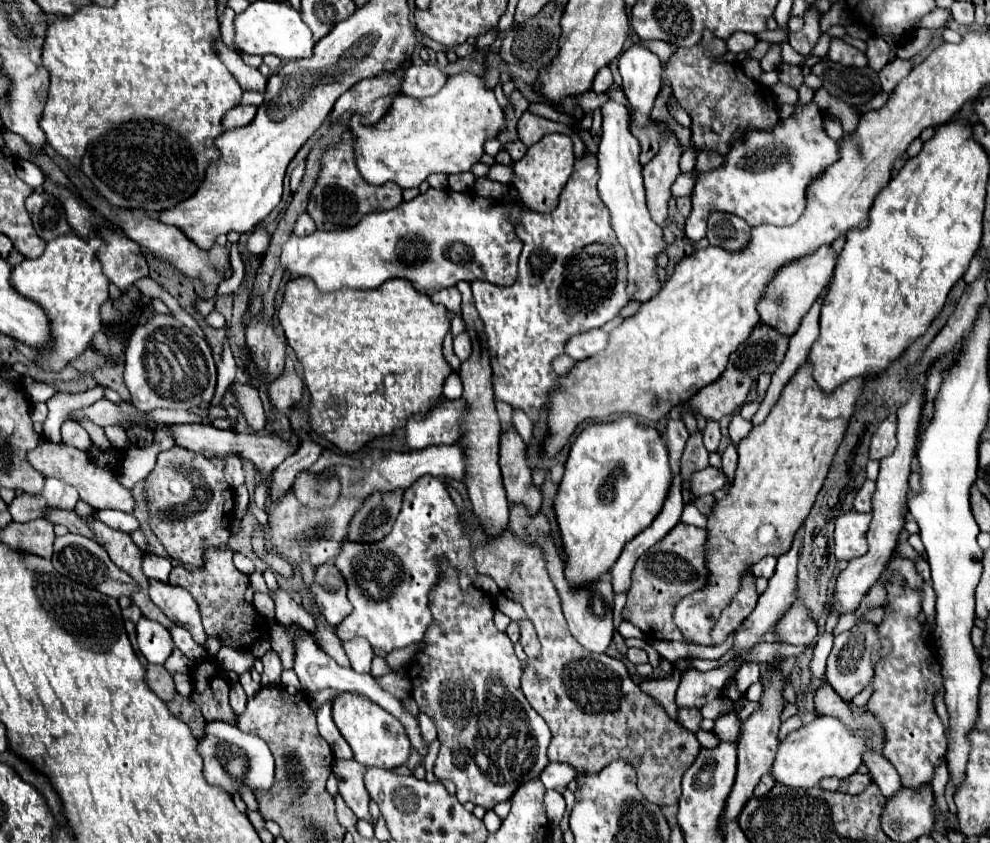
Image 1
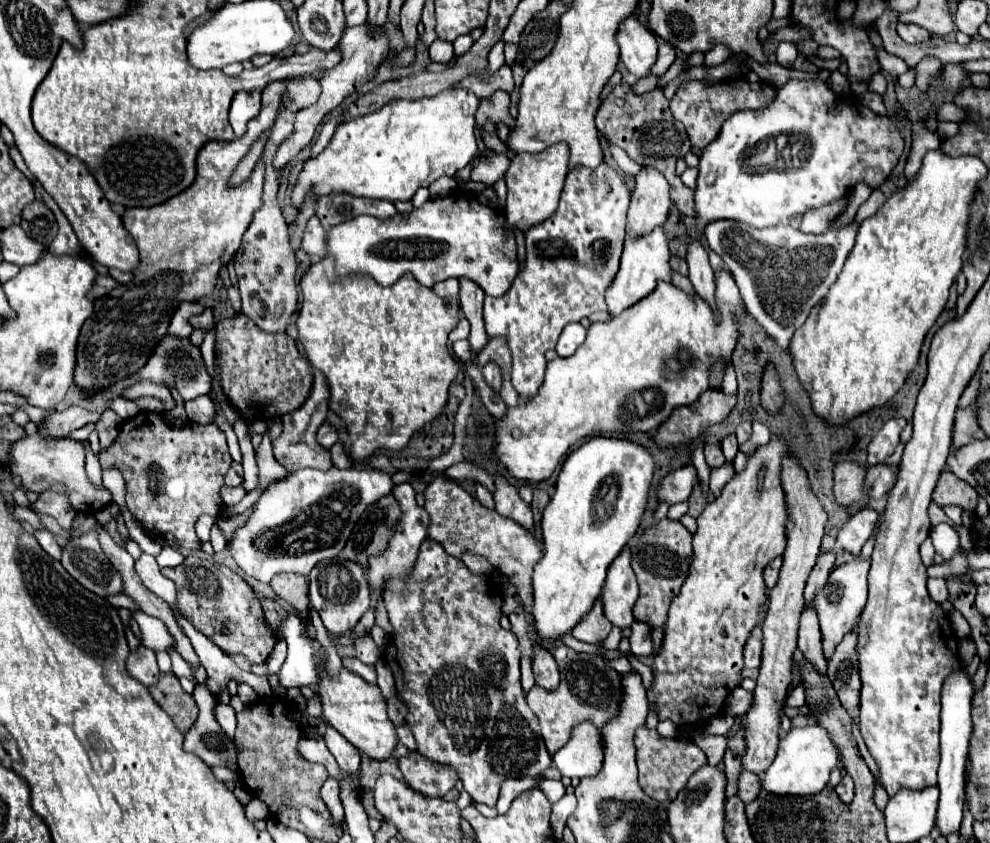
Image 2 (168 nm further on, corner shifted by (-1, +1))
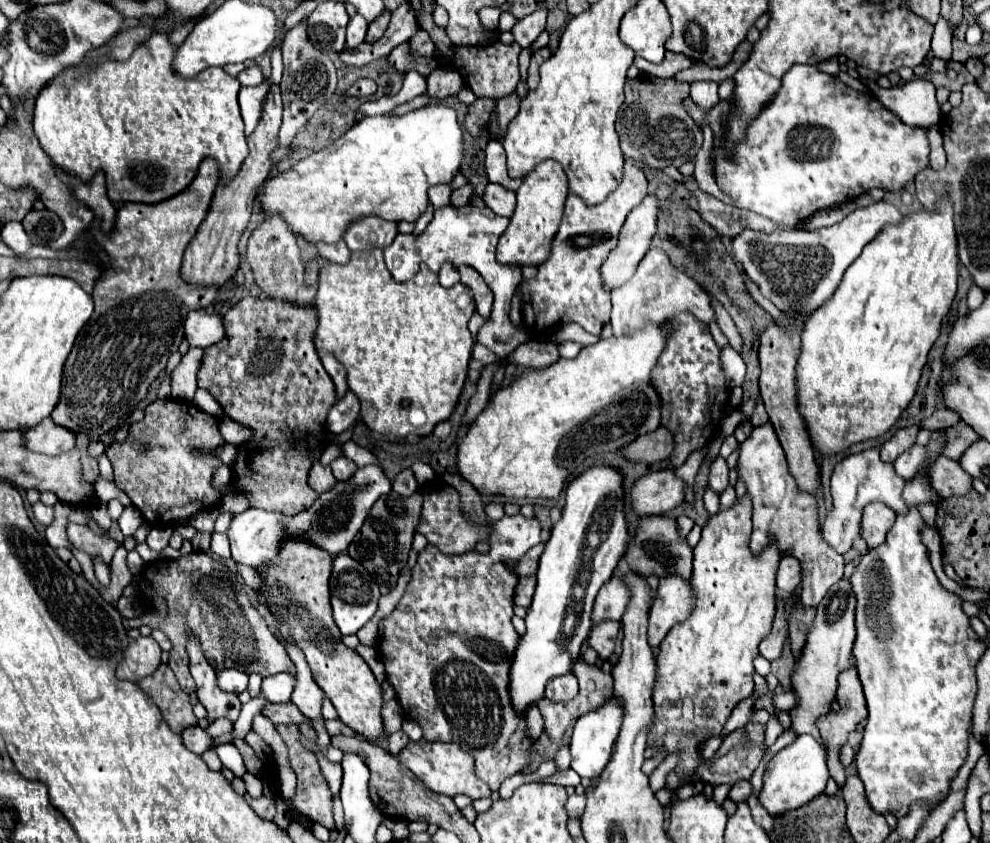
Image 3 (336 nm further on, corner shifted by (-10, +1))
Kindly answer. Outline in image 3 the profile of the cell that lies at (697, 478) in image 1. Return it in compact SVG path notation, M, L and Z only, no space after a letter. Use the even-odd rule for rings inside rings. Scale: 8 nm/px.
M657 470L641 476L631 488L631 508L639 516L665 514L685 500L685 484L673 470Z

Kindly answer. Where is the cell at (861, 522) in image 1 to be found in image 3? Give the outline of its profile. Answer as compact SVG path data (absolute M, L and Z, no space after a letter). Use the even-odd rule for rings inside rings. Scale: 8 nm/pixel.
M869 504L863 512L863 522L861 522L861 536L867 540L869 548L875 548L883 544L887 532L891 530L893 522L897 518L897 512L887 508L885 504Z

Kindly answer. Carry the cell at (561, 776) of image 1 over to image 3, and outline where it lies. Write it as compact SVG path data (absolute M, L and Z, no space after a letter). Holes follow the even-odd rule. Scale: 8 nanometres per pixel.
M611 696L611 700L607 700L607 704L603 704L603 708L599 708L599 712L587 712L587 716L581 716L575 722L573 734L569 740L569 748L571 748L571 756L573 756L571 768L581 778L599 776L603 772L603 768L607 766L607 762L611 760L613 744L619 734L619 720L623 720L623 710L619 708L619 700L615 700L615 696Z

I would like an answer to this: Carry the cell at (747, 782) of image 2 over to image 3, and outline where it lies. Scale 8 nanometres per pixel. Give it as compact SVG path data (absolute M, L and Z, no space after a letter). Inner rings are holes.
M737 782L737 784L733 784L731 786L731 790L729 790L729 800L733 800L735 804L739 804L739 802L745 802L747 798L749 798L749 794L751 794L751 784L749 782Z

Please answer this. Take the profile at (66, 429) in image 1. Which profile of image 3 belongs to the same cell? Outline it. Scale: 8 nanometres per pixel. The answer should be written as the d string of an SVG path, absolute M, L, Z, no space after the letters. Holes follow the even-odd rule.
M99 476L93 483L96 496L104 502L109 502L112 499L118 499L123 506L131 506L130 498L117 486L114 482L105 480Z

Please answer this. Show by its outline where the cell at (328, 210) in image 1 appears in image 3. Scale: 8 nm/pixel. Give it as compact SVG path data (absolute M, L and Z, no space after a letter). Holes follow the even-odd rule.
M363 218L351 224L343 236L345 244L349 246L351 252L355 250L375 250L375 248L385 248L387 244L393 242L397 236L397 224L387 222L383 218Z

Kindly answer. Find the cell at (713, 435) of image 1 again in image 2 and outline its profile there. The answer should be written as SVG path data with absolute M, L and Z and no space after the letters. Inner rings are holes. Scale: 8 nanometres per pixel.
M706 444L704 446L704 454L706 454L706 462L708 466L722 466L726 460L724 460L724 454L720 450L718 444Z

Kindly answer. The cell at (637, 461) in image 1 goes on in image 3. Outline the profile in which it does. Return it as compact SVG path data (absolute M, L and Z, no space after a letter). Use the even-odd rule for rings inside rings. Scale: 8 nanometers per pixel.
M593 466L575 478L565 490L561 520L553 526L551 538L537 568L537 588L527 610L527 632L521 636L511 662L509 692L511 704L523 712L545 696L545 686L555 676L565 676L581 656L581 644L591 630L591 608L599 588L613 576L613 570L627 550L627 524L623 516L623 476L611 466Z

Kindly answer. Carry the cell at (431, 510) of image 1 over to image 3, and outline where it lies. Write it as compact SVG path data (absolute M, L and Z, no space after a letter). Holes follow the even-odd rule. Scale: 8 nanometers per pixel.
M405 468L405 470L401 470L397 474L397 478L393 482L393 490L397 494L401 494L401 496L411 496L411 494L415 494L419 490L419 484L417 484L415 474L413 474L411 468Z

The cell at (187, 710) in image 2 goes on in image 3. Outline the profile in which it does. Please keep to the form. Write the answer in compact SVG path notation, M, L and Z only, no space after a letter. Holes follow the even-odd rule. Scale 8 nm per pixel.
M159 664L159 668L151 676L139 680L137 686L155 702L173 732L179 734L187 726L197 724L197 718L191 712L193 706L189 696L179 688L173 670L167 664Z

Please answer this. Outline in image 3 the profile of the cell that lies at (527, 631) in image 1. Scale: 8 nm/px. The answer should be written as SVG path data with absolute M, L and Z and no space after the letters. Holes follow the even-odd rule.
M569 672L569 674L559 676L559 678L555 678L555 680L551 680L551 682L547 684L545 698L549 698L551 702L565 702L565 700L575 698L577 692L579 692L577 680L575 680L575 676Z

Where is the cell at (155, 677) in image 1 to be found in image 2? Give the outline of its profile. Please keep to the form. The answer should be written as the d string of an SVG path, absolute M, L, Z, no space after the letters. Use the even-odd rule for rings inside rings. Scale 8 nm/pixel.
M140 646L136 652L130 654L128 662L128 674L142 682L144 686L150 686L150 684L156 684L158 682L158 676L160 676L160 670L158 670L158 664L156 664L156 654L144 646Z

